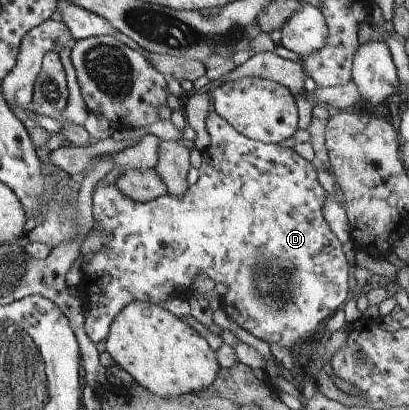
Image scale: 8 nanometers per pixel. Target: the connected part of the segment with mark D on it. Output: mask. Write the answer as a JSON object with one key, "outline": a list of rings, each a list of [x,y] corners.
{"outline":[[[216,111],[208,112],[205,124],[211,143],[201,151],[203,160],[198,168],[199,177],[197,182],[190,186],[190,190],[183,197],[179,198],[165,194],[153,200],[139,203],[138,201],[131,200],[130,197],[126,197],[116,187],[116,184],[107,185],[99,181],[99,185],[95,186],[93,193],[93,216],[94,220],[100,224],[100,229],[104,232],[104,235],[108,238],[108,243],[98,253],[89,258],[89,263],[84,264],[82,279],[76,286],[78,294],[83,296],[81,302],[84,310],[84,327],[87,336],[94,343],[107,338],[115,318],[129,304],[135,301],[143,301],[163,306],[167,300],[177,297],[184,299],[186,298],[184,289],[192,288],[192,282],[198,275],[208,276],[215,283],[222,282],[228,286],[227,293],[221,296],[221,308],[231,320],[257,338],[261,338],[261,340],[265,340],[269,344],[277,343],[289,349],[293,344],[305,342],[305,338],[313,336],[315,328],[323,326],[323,322],[331,314],[334,314],[346,299],[349,299],[351,294],[349,289],[350,265],[343,254],[342,242],[333,234],[333,231],[324,219],[322,208],[326,192],[321,187],[319,181],[317,181],[315,163],[305,160],[291,147],[275,143],[264,143],[263,141],[256,141],[239,134]]]}

